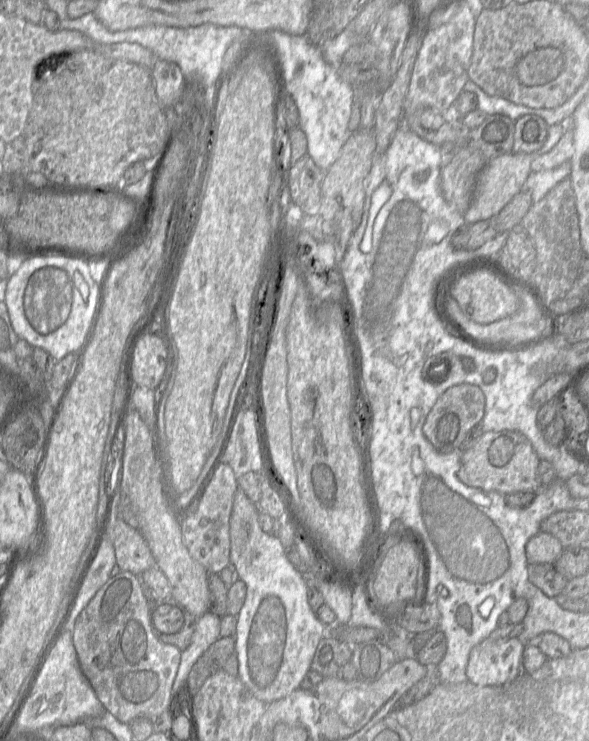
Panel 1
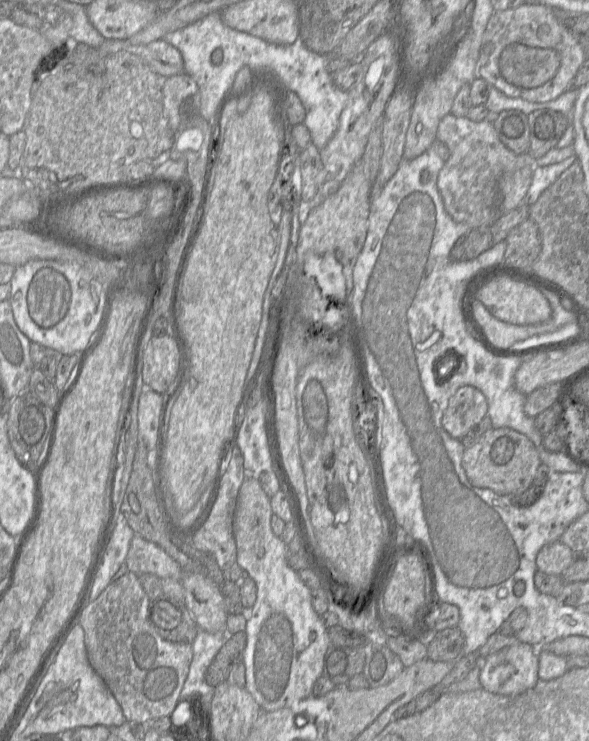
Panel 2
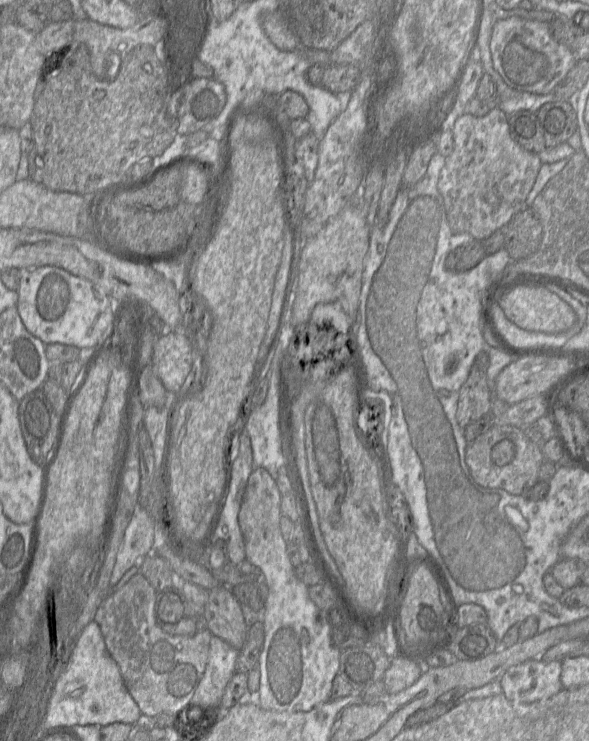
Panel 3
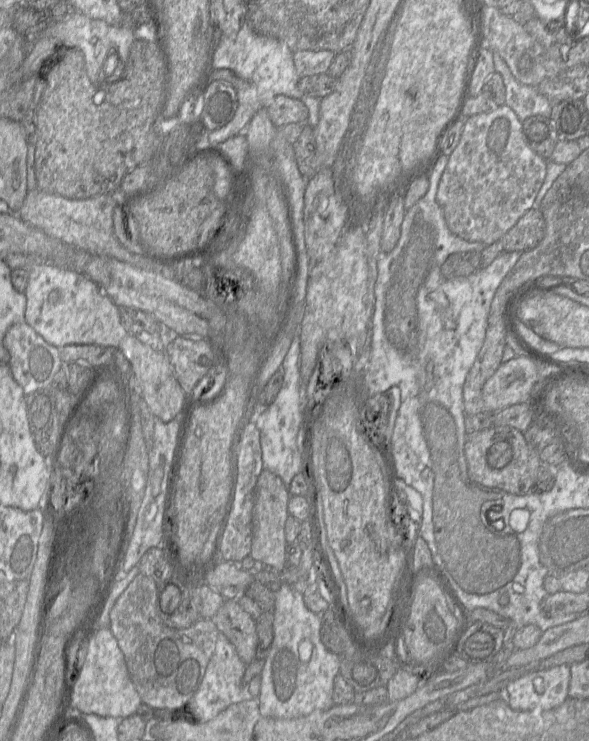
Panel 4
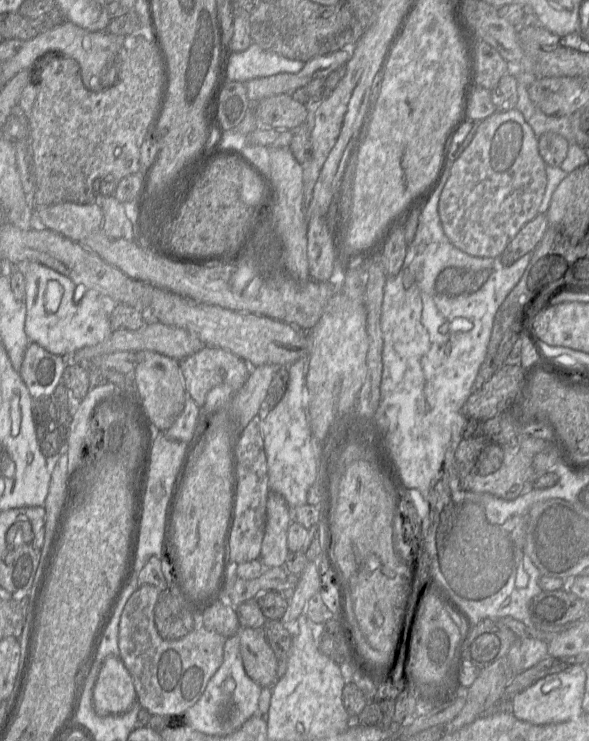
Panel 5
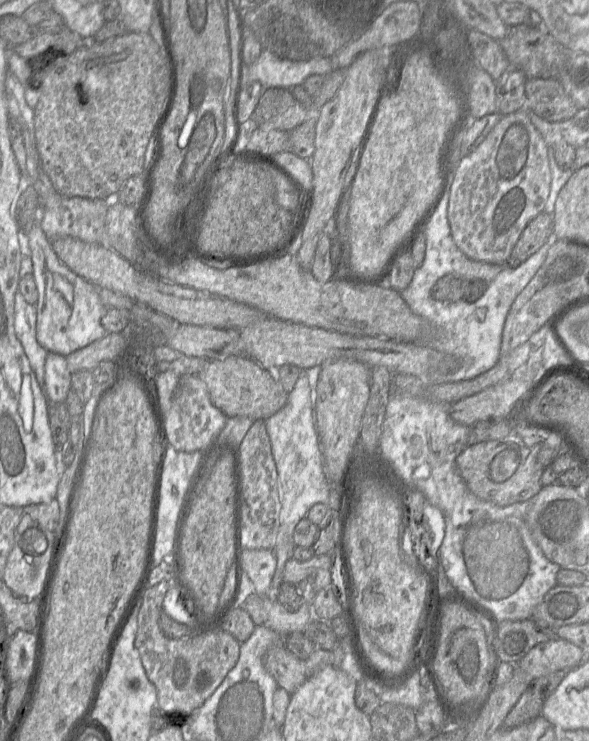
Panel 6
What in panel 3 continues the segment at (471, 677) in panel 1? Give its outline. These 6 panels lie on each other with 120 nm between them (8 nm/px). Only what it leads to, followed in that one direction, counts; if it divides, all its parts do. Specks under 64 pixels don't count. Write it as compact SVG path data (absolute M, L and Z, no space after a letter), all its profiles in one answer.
M530 659L510 667L499 678L501 695L513 703L531 704L561 691L560 661Z

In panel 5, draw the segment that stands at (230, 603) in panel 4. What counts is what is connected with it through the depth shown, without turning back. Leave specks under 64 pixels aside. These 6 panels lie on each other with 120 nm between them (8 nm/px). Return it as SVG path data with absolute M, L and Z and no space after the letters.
M241 627L237 634L247 675L261 687L272 687L283 675L282 664L268 644L263 629Z

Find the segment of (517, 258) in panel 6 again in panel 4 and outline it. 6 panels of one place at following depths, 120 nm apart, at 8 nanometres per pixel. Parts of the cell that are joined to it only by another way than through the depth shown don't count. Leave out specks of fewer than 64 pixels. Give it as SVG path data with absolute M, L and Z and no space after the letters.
M531 208L502 237L504 252L534 249L544 238L545 220L540 209Z

